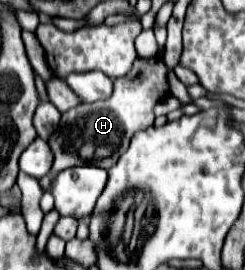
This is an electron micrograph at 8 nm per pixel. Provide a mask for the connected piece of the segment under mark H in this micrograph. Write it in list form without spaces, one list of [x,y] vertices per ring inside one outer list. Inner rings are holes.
[[[161,56],[137,58],[129,74],[115,80],[115,90],[109,98],[93,104],[81,104],[63,114],[59,130],[51,134],[49,146],[55,154],[51,174],[71,166],[101,166],[111,168],[127,150],[133,134],[153,124],[153,106],[169,94],[169,68]]]

